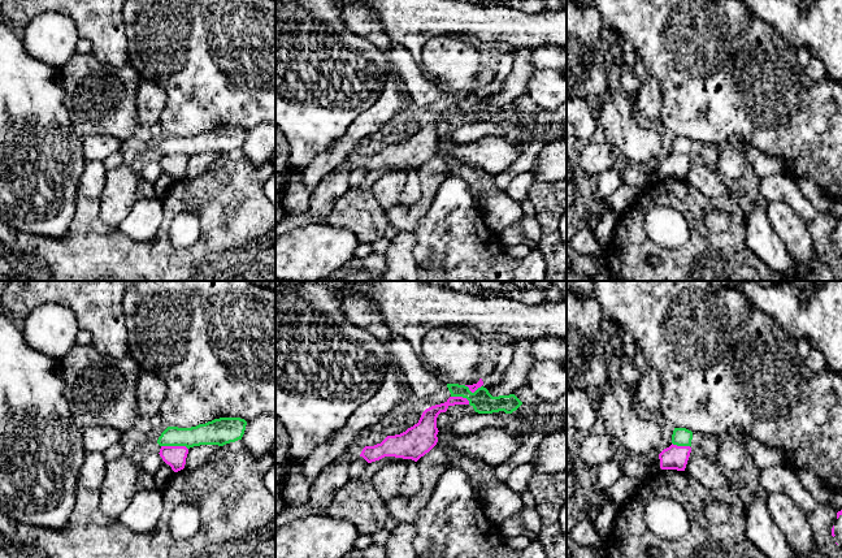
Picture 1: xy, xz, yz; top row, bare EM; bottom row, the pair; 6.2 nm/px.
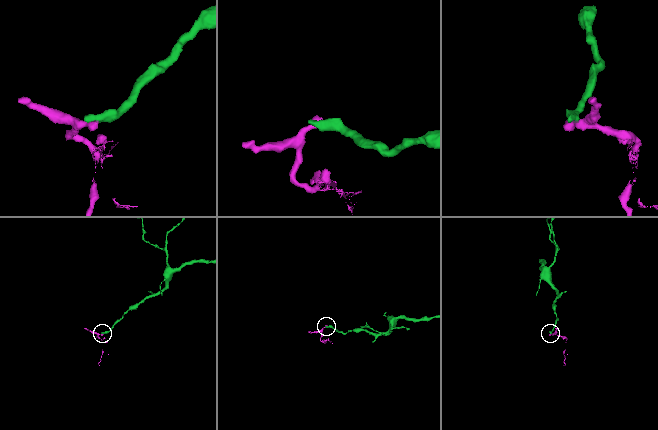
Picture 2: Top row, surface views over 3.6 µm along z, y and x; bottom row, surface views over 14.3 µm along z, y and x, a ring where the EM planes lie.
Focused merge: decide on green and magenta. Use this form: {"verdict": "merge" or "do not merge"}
{"verdict": "do not merge"}

